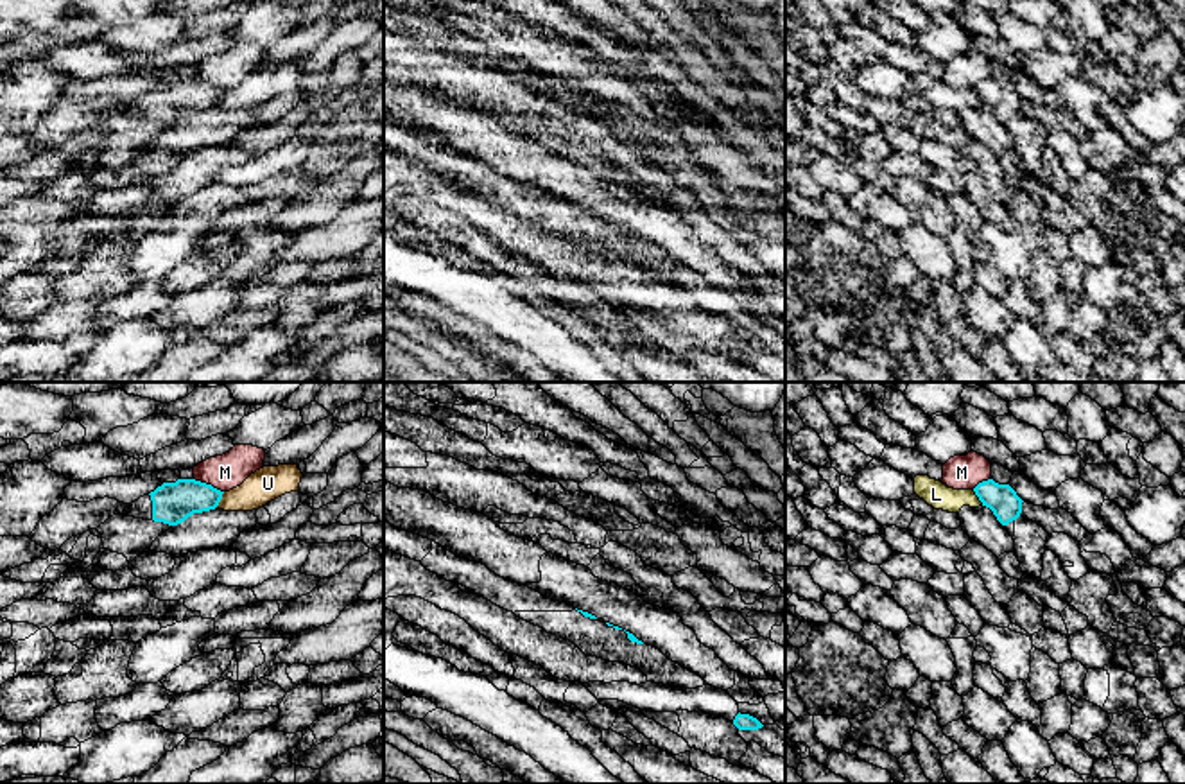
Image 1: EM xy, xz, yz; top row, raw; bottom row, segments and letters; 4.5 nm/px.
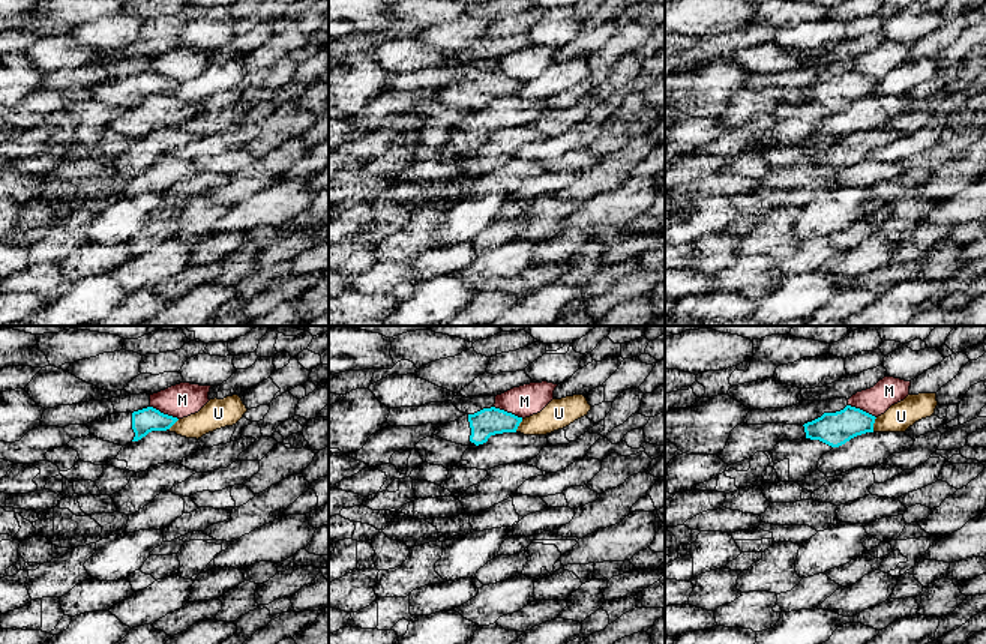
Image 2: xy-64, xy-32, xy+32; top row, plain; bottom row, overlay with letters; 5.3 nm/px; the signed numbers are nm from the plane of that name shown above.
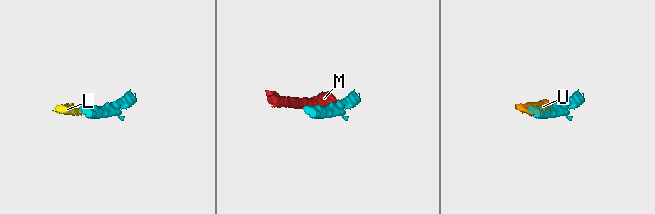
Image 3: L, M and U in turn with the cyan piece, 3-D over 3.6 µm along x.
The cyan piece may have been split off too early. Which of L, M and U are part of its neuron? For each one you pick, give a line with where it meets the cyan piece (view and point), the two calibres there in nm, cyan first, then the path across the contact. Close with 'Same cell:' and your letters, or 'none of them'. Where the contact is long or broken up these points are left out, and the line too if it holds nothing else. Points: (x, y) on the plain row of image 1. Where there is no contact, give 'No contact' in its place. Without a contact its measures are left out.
Same cell: none of them

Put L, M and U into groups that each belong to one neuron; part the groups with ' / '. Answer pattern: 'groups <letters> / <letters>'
groups L U / M

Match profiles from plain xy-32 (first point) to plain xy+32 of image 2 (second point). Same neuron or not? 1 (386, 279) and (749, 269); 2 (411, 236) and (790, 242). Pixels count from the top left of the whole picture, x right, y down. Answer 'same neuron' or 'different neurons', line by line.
1: same neuron
2: same neuron

